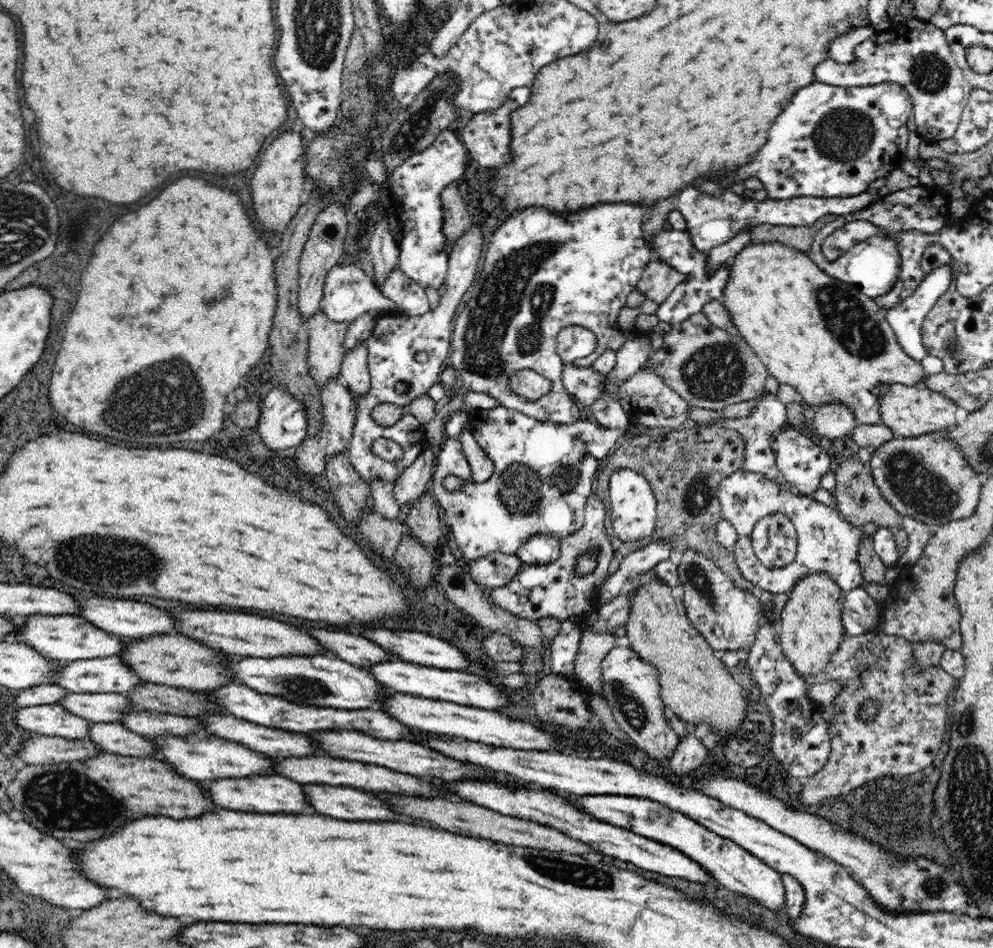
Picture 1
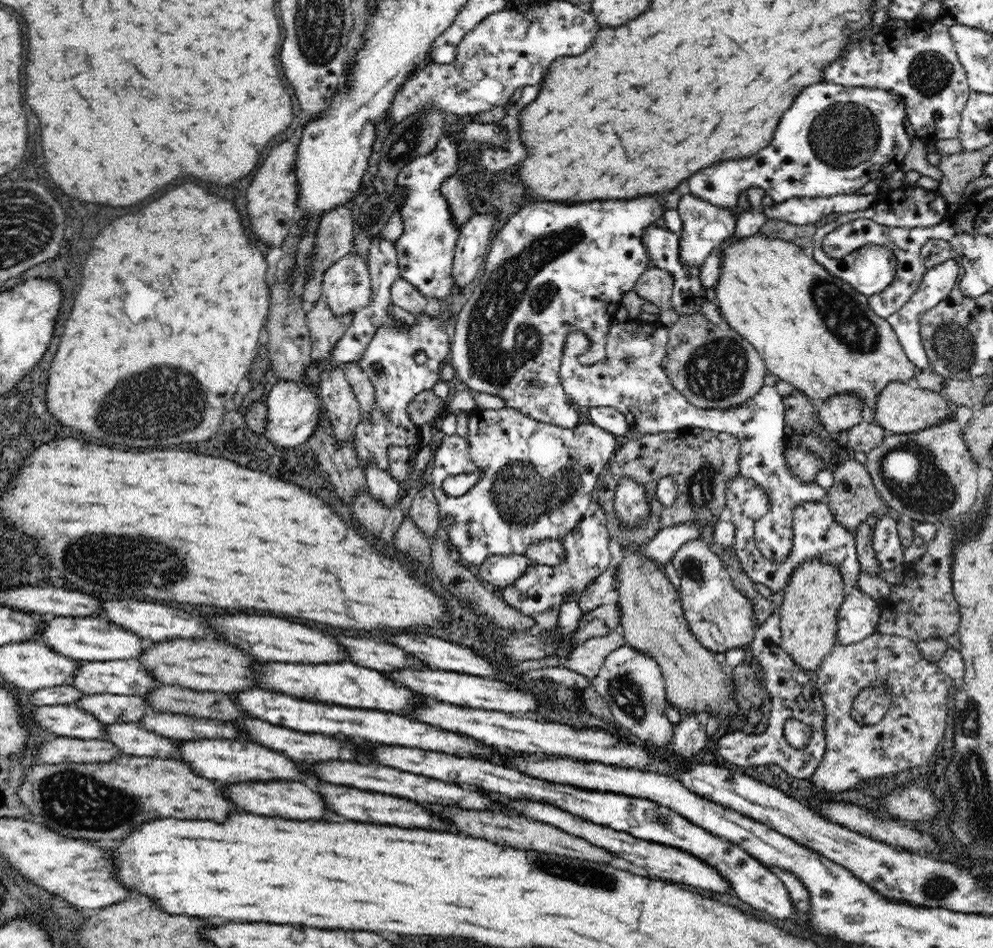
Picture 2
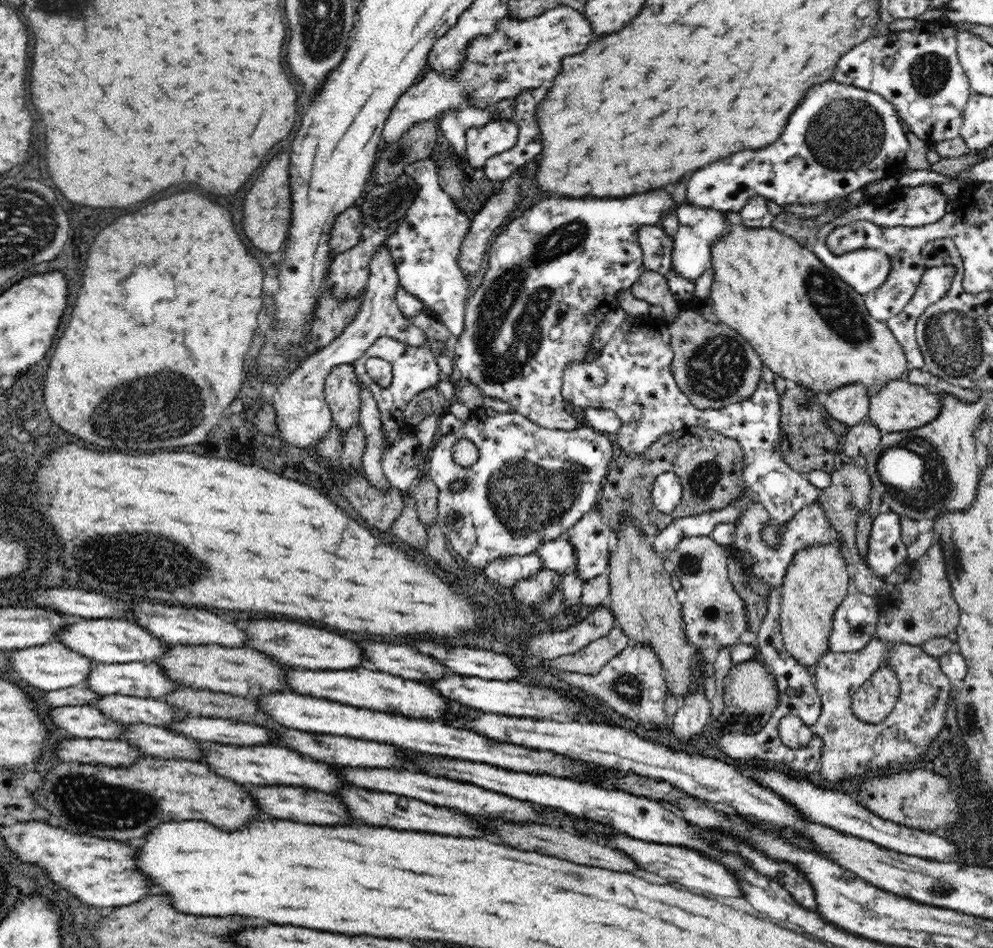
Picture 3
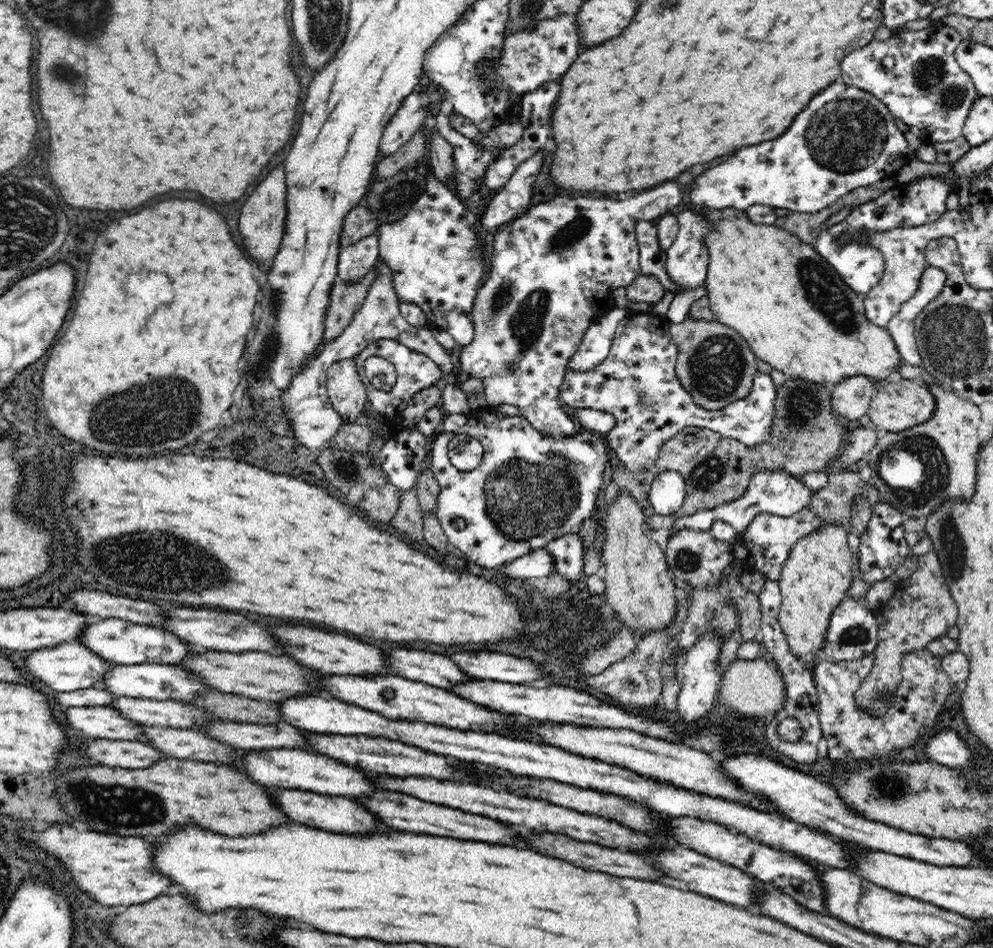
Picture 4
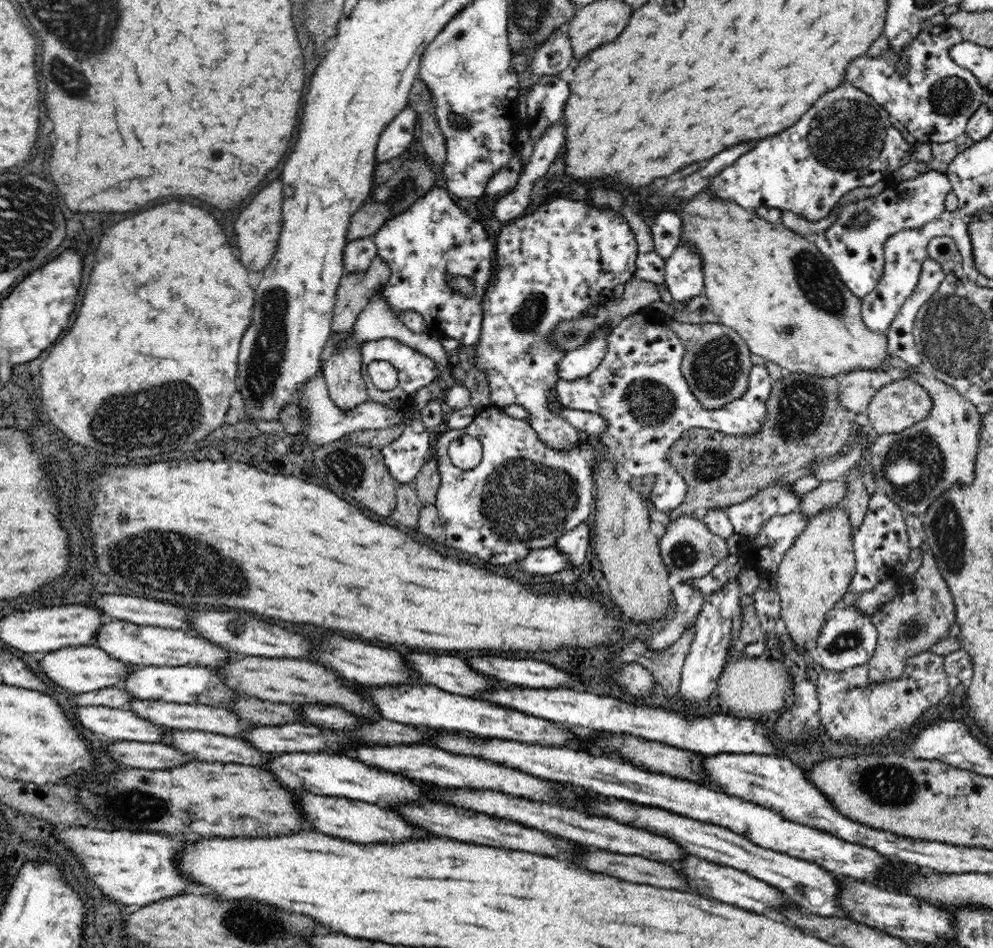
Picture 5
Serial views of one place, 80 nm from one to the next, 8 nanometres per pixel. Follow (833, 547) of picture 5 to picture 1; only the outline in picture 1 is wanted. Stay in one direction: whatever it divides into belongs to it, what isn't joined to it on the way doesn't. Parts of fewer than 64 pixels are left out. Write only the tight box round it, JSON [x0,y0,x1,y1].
[777,573,845,681]

